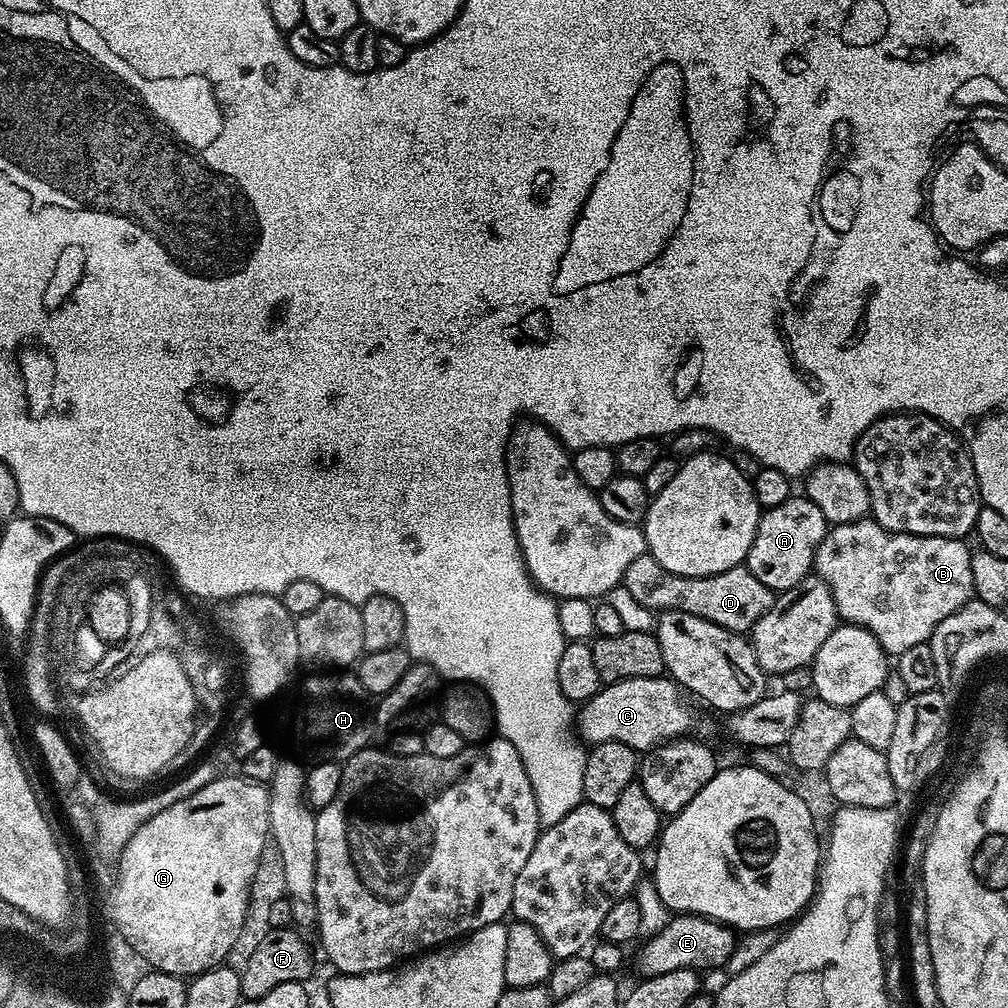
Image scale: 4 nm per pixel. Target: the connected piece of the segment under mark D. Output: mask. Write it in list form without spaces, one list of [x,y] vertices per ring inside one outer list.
[[[650,554],[634,558],[630,566],[626,566],[626,574],[622,586],[630,590],[630,595],[637,602],[642,602],[653,614],[662,612],[685,612],[698,618],[706,618],[706,622],[714,622],[714,626],[722,626],[728,632],[741,634],[751,633],[752,628],[764,614],[772,608],[774,594],[754,574],[750,574],[747,566],[722,570],[722,574],[709,576],[683,576],[666,570]]]

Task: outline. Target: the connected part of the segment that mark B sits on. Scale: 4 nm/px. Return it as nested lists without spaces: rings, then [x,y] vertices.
[[[871,518],[856,520],[853,524],[833,524],[829,527],[826,538],[816,551],[814,572],[819,579],[826,582],[826,586],[834,598],[837,617],[843,623],[854,624],[859,628],[870,630],[878,638],[878,642],[884,647],[885,652],[899,654],[910,650],[910,646],[928,643],[928,639],[934,634],[938,622],[942,622],[942,618],[950,618],[950,614],[954,614],[963,604],[967,604],[969,600],[973,599],[976,590],[974,586],[974,570],[972,569],[974,552],[973,549],[968,549],[964,543],[963,539],[955,540],[954,538],[938,538],[937,536],[911,536],[905,532],[888,532]]]

